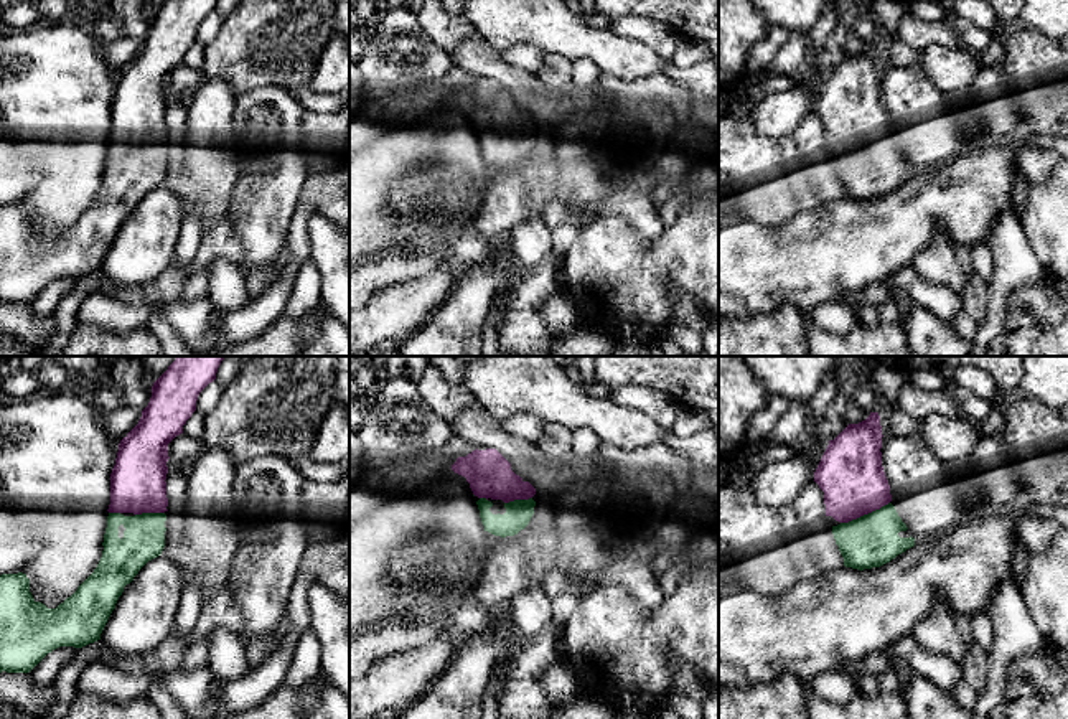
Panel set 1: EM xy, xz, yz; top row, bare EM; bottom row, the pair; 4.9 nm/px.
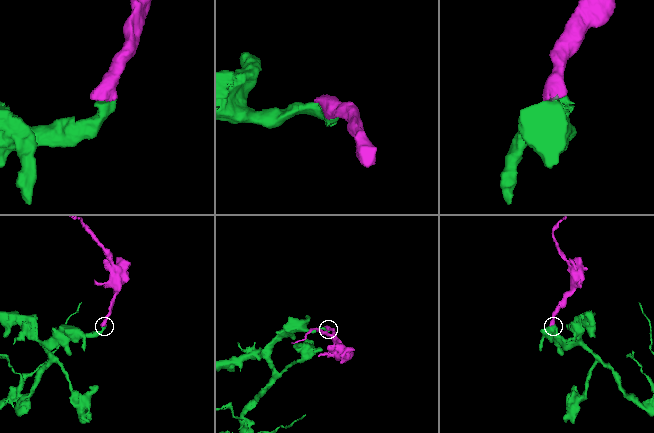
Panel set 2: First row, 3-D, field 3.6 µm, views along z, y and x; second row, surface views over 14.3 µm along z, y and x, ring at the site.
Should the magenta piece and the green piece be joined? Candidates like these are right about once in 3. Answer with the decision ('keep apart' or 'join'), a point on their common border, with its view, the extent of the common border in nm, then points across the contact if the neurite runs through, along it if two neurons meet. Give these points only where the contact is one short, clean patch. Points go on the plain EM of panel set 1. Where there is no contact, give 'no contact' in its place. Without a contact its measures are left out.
join | yz (864, 144) | 260 nm | across yz (851, 106), (864, 144), (872, 170)

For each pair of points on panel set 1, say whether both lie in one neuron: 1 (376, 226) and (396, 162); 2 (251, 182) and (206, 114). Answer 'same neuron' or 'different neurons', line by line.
1: same neuron
2: different neurons

